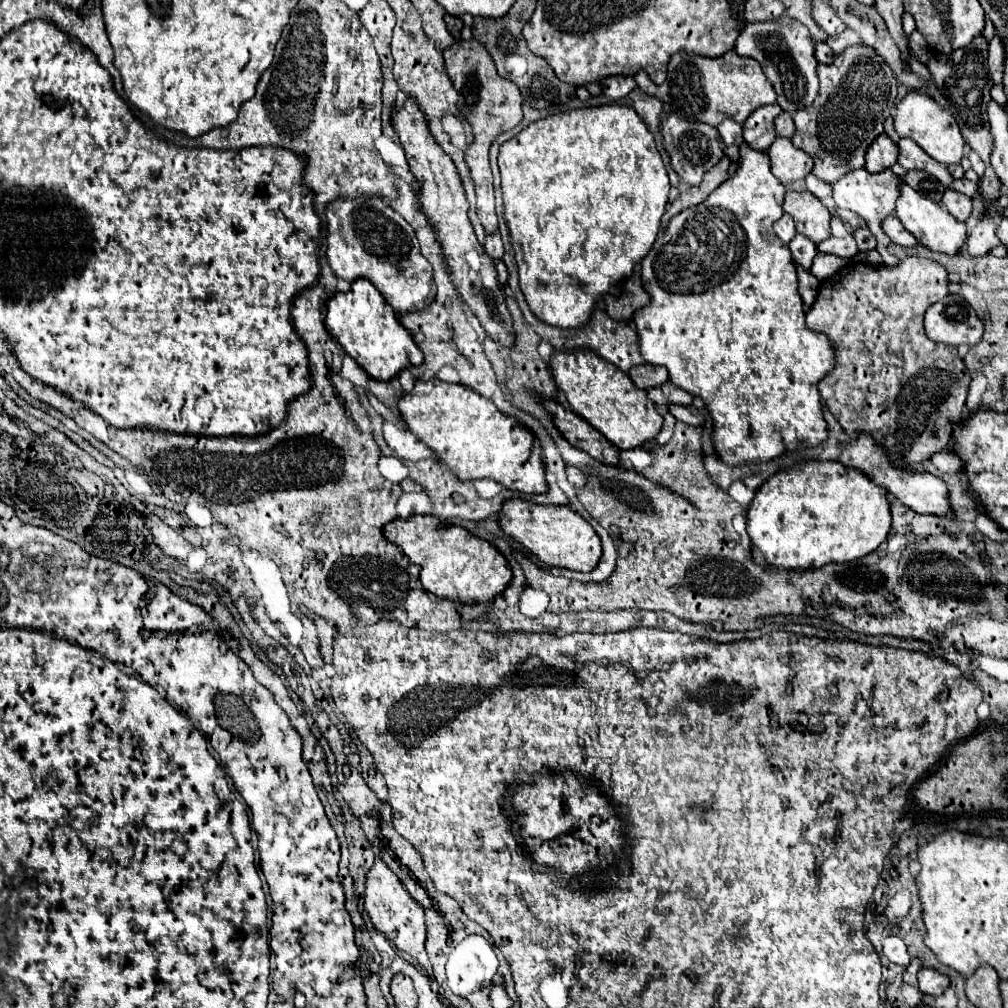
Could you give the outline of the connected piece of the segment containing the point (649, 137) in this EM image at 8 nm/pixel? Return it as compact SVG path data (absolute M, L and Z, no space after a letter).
M611 103L599 107L581 107L565 113L553 113L549 119L539 119L527 125L517 137L505 141L499 151L499 169L501 169L501 189L503 189L503 205L505 205L505 221L511 233L511 245L515 251L515 261L519 267L519 285L531 307L531 311L545 323L555 327L579 327L591 315L595 301L607 293L619 295L627 277L631 277L635 265L641 257L651 249L655 237L659 233L661 217L665 213L667 197L669 197L669 177L663 165L663 159L655 147L655 137L647 129L645 121L629 106Z

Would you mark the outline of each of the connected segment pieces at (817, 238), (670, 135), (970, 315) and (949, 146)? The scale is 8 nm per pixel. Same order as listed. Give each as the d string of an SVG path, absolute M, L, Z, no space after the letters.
M787 191L785 193L785 213L795 221L795 227L801 235L809 237L813 243L821 243L831 235L829 231L829 211L821 201L809 191Z
M669 113L667 121L661 121L661 133L663 133L663 145L671 157L671 165L687 185L697 185L703 179L705 171L709 171L715 165L715 161L723 157L725 143L719 137L719 131L707 123L687 121L675 113Z
M947 295L925 311L925 333L929 339L945 345L977 345L983 335L983 323L961 295Z
M909 91L901 99L901 103L895 107L895 129L901 137L913 139L927 155L931 155L935 161L943 165L959 163L963 157L965 139L961 137L955 117L947 109L943 109L937 101L933 101L927 93Z

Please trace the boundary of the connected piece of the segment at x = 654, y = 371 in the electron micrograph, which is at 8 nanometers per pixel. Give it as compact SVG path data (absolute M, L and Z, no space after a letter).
M643 363L637 365L635 369L629 371L631 381L641 387L641 389L649 389L649 387L659 387L663 383L669 381L669 373L667 367L659 367L659 365L651 365L651 363Z

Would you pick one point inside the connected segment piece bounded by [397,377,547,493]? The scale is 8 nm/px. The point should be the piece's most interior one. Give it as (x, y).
(470, 435)

